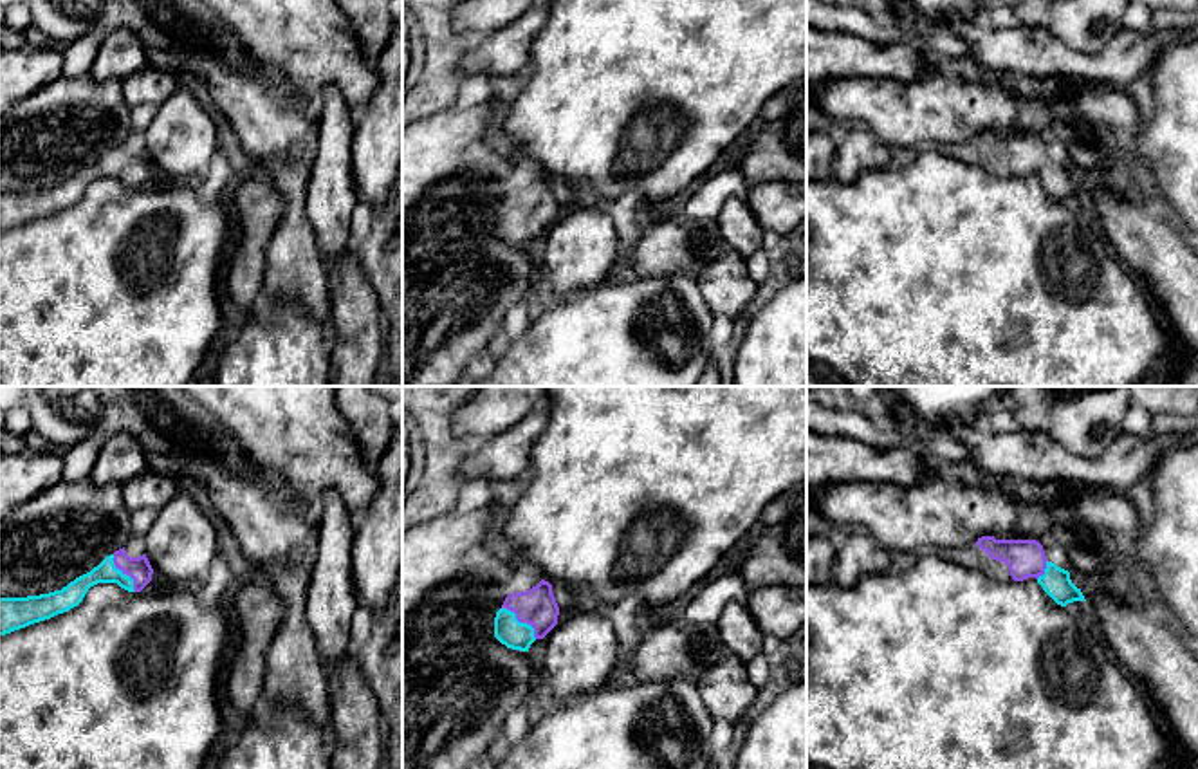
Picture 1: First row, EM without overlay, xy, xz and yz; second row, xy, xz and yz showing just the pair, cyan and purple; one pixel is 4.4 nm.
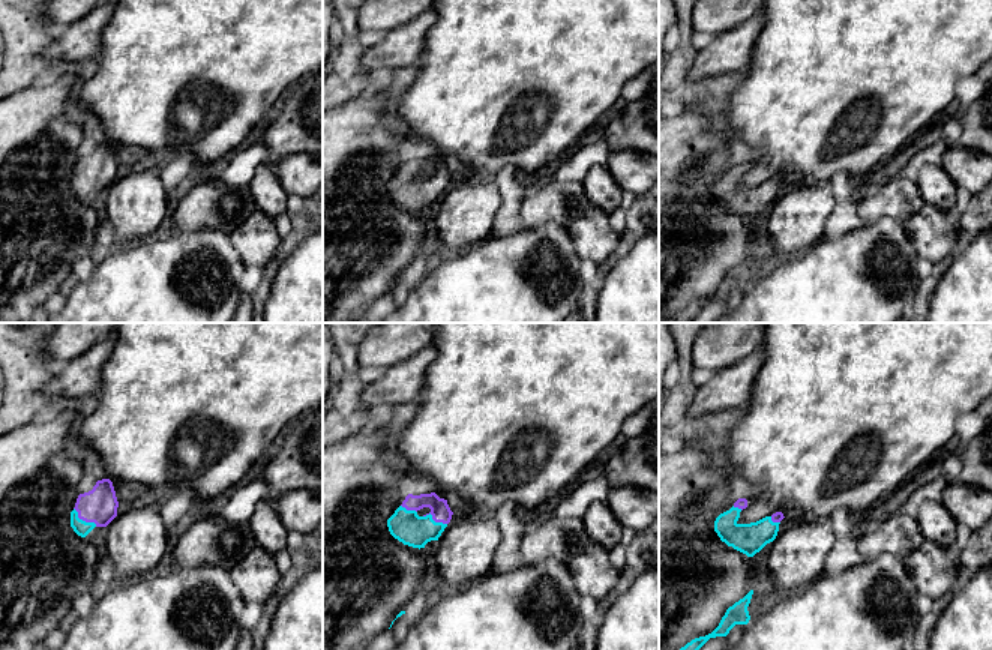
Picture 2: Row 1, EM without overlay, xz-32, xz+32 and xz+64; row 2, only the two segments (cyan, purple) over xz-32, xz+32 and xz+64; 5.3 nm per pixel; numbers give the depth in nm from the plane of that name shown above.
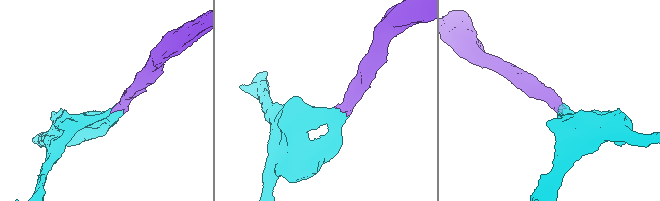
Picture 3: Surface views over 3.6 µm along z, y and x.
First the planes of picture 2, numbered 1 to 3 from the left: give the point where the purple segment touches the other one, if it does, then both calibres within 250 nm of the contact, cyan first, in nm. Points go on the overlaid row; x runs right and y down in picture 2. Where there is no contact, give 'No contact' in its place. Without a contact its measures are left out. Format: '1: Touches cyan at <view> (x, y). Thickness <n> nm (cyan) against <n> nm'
1: Touches cyan at xz-32 (81, 520). Thickness 80 nm (cyan) against 190 nm
2: Touches cyan at xz+32 (432, 520). Thickness 170 nm (cyan) against 110 nm
3: Touches cyan at xz+64 (775, 523). Thickness 160 nm (cyan) against 60 nm

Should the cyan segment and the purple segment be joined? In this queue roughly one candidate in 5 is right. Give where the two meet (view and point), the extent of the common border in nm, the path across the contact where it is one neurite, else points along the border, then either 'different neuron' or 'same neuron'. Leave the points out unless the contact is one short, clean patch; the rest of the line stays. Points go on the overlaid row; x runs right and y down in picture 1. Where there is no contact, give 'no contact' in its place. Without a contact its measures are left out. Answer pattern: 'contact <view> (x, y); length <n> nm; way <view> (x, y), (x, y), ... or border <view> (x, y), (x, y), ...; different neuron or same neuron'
contact xz (522, 623); length 220 nm; way xz (518, 636), (522, 623), (536, 607); same neuron

